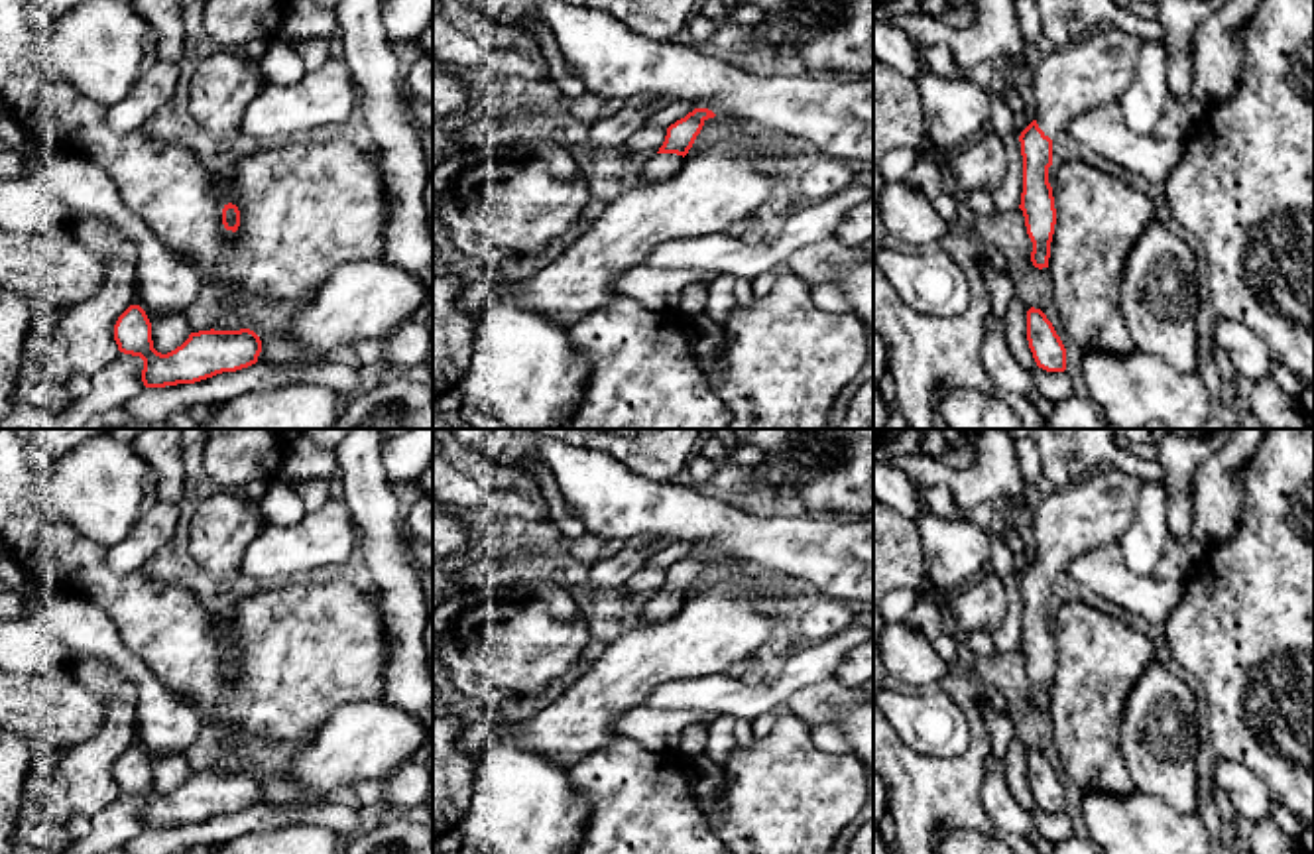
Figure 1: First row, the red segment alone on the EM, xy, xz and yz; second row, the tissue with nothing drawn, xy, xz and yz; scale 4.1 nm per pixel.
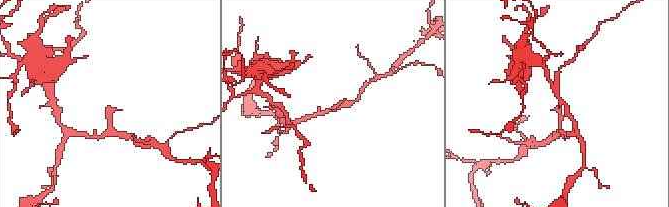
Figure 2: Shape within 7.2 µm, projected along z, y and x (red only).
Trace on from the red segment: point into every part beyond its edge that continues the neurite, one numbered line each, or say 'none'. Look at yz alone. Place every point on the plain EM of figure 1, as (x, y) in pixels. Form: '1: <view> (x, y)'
1: yz (1098, 510)

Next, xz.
1: xz (657, 609)

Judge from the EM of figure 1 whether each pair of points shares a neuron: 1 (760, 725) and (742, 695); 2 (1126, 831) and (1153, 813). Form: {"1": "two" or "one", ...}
{"1": "two", "2": "one"}

